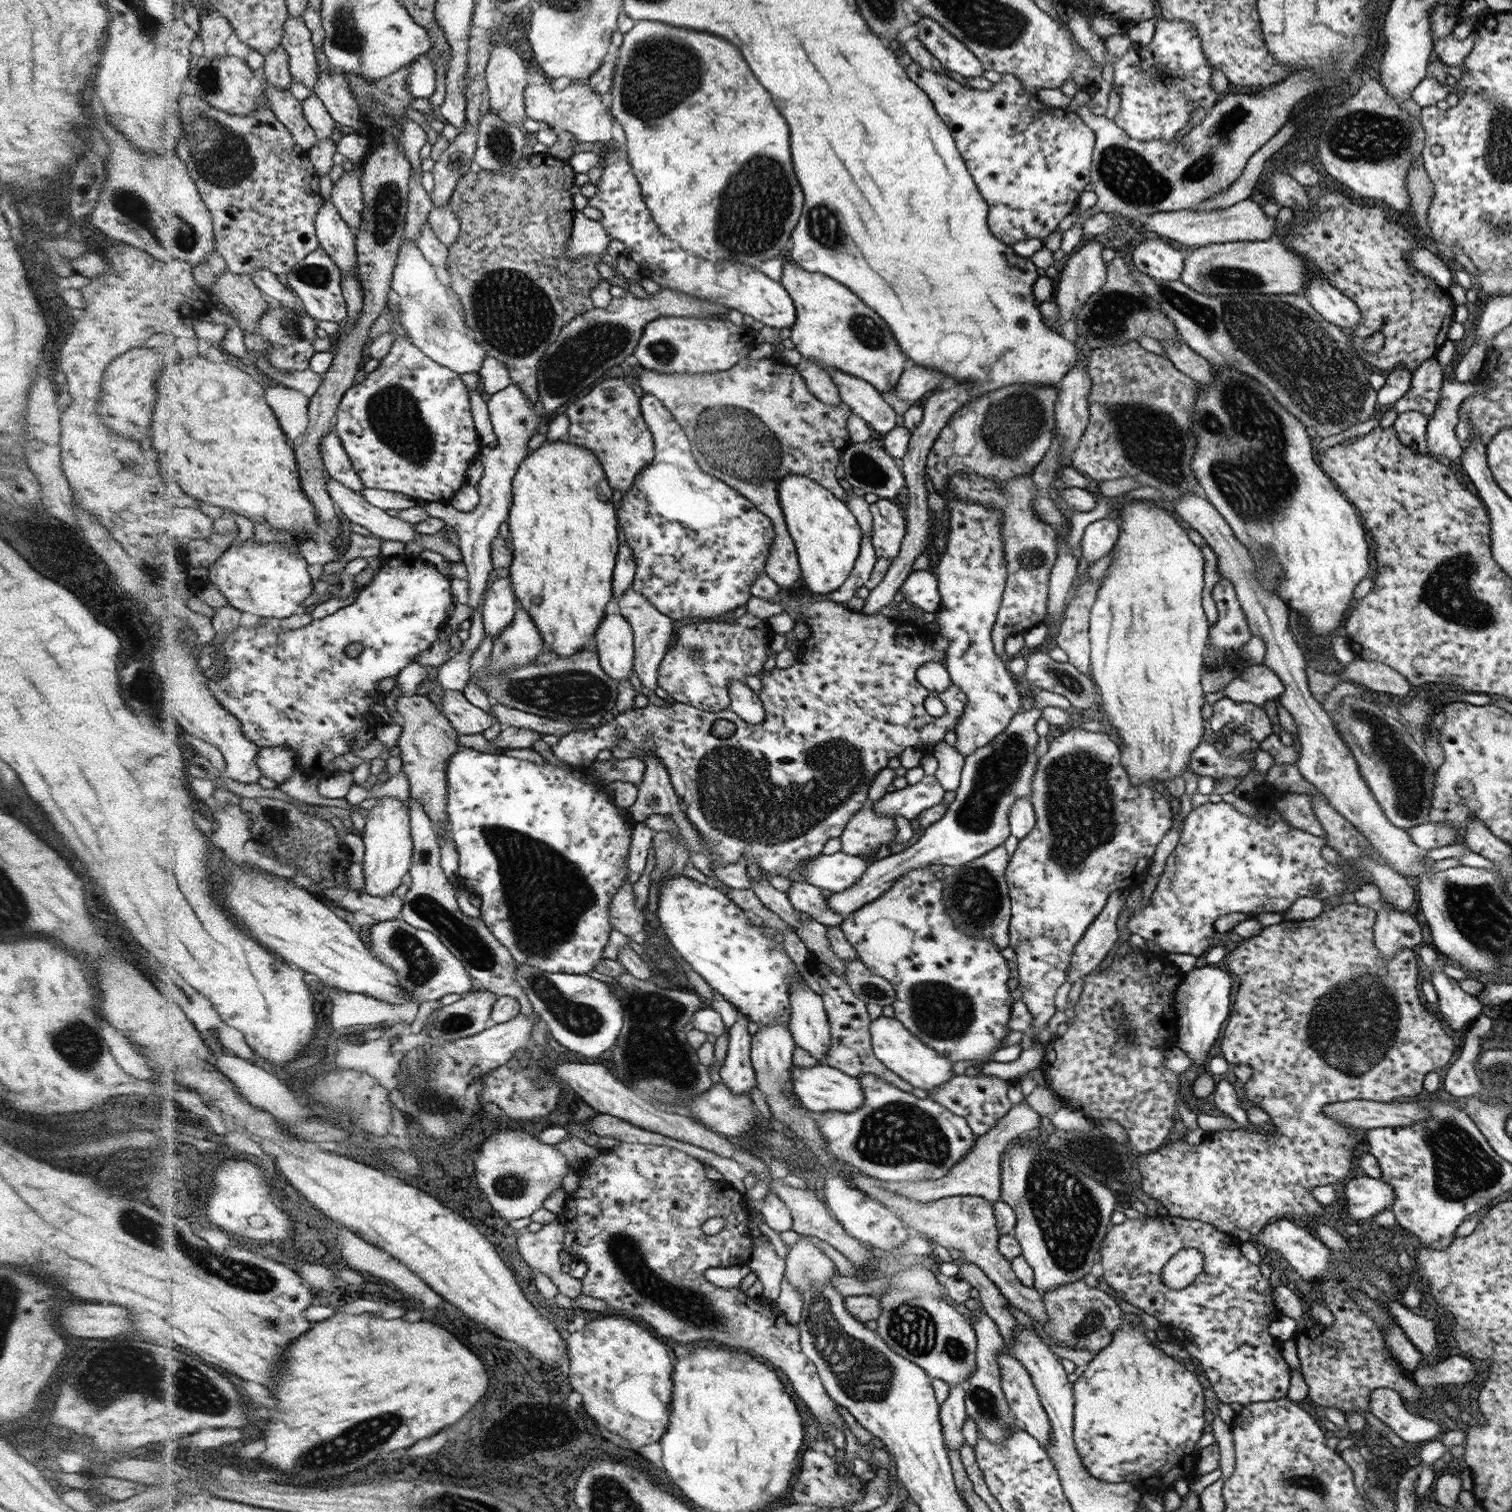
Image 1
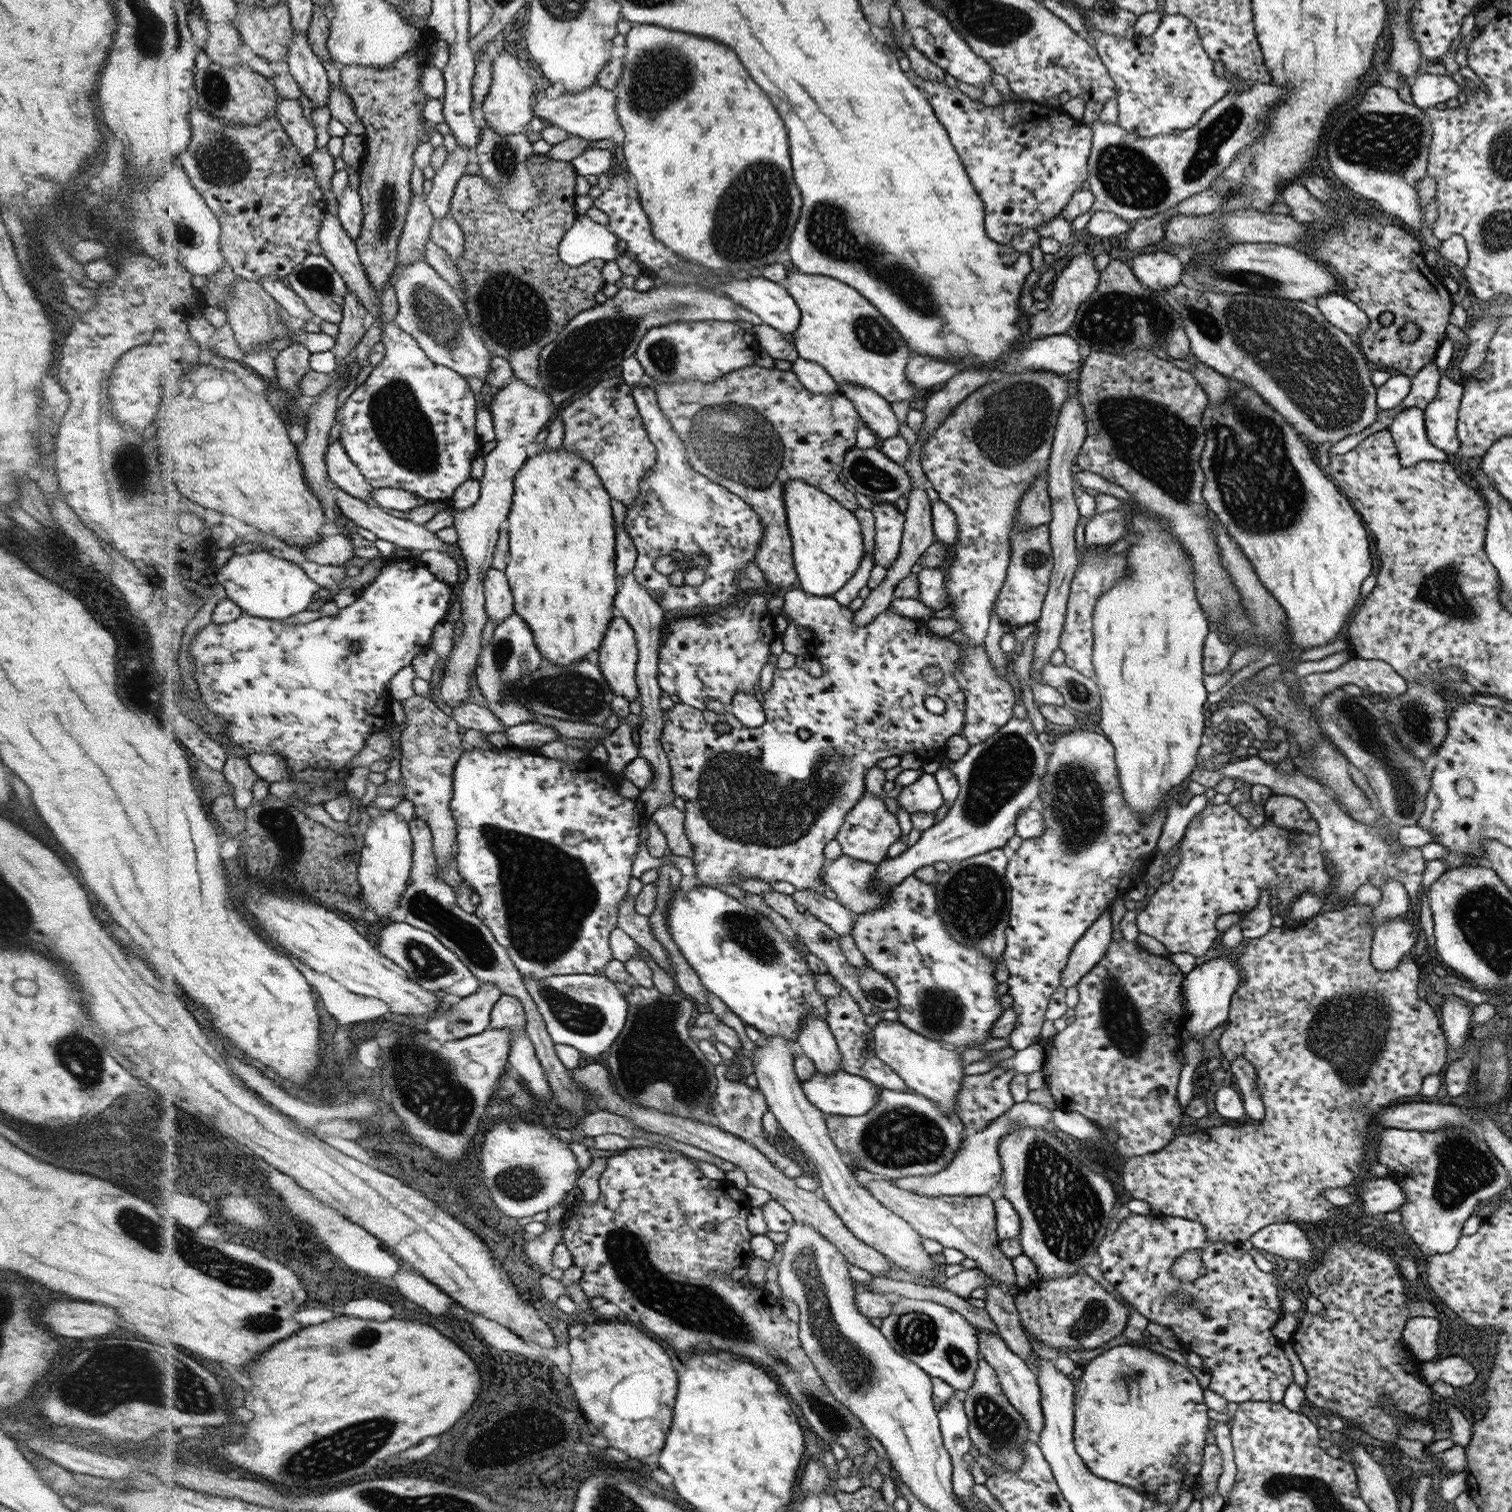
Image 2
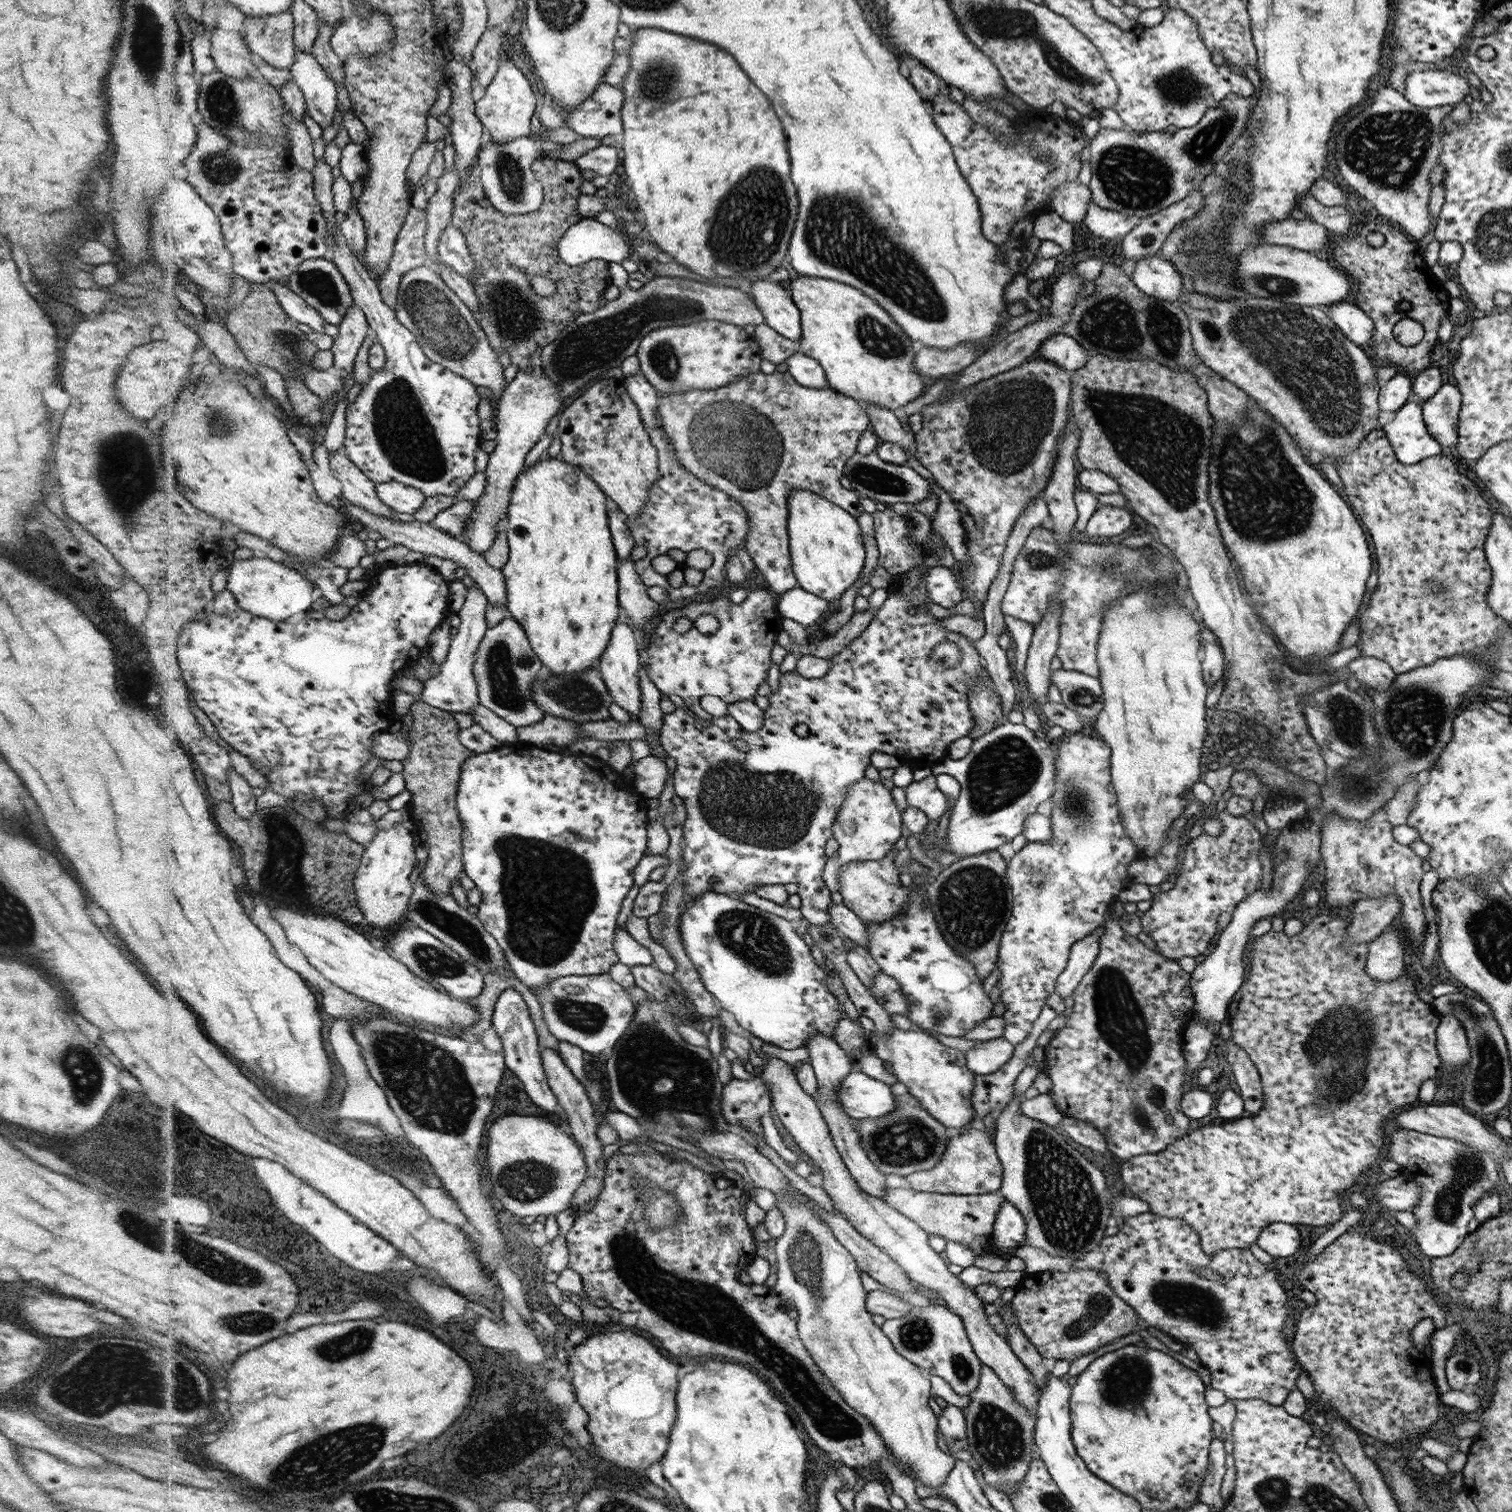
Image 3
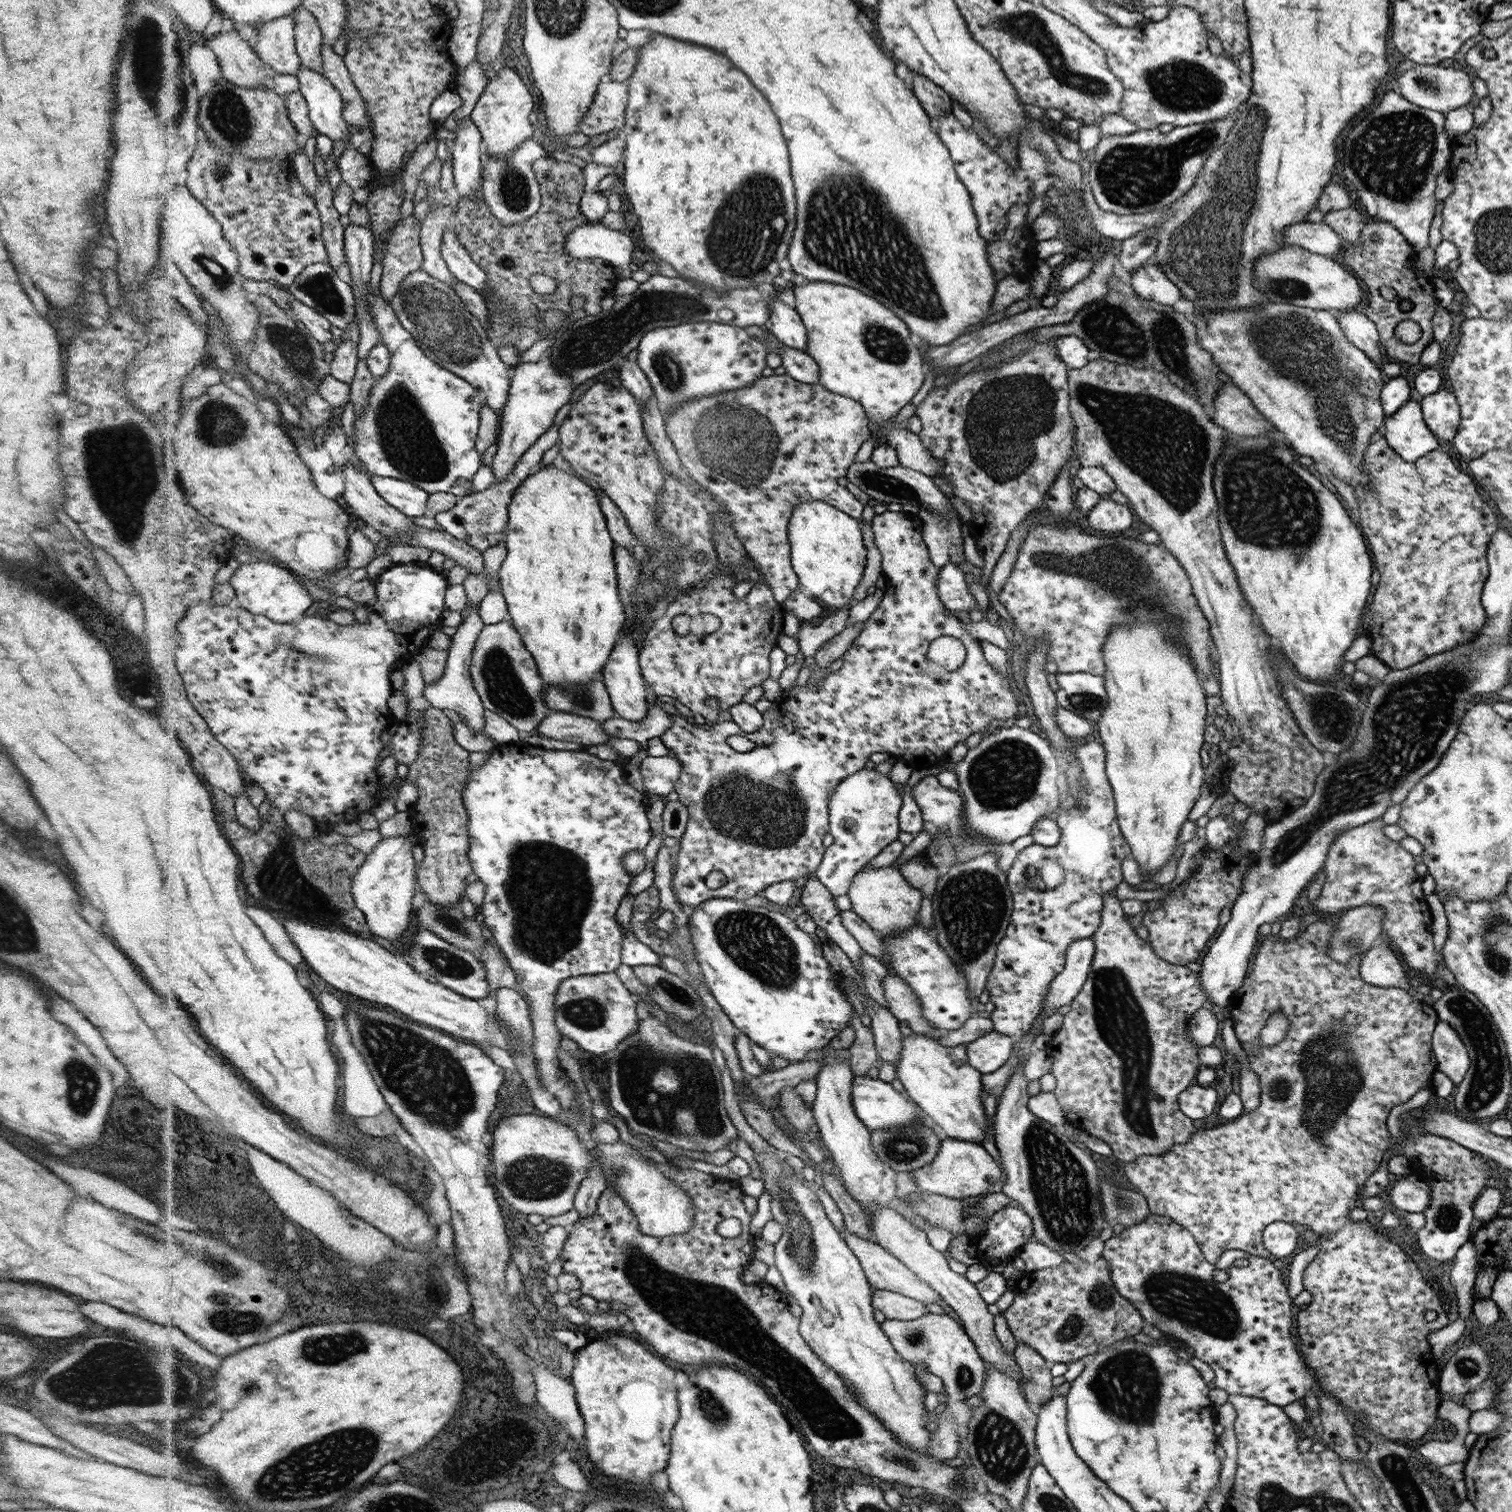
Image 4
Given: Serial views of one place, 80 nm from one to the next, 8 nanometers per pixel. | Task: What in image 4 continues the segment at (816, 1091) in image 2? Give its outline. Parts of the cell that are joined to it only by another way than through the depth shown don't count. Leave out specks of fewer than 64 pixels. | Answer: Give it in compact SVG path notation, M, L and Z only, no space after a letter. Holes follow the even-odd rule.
M868 1075L855 1076L851 1086L851 1097L855 1113L869 1129L895 1129L924 1119L924 1112L916 1110L916 1107L912 1106L912 1102L904 1099L902 1093L896 1091L890 1083L873 1079Z

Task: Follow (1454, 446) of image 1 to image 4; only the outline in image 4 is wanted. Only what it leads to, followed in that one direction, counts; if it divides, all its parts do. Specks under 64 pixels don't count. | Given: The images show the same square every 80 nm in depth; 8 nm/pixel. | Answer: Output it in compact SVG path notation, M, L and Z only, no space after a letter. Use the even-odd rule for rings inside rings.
M1439 390L1425 396L1421 403L1423 419L1430 432L1444 442L1451 441L1457 433L1461 410L1454 391Z

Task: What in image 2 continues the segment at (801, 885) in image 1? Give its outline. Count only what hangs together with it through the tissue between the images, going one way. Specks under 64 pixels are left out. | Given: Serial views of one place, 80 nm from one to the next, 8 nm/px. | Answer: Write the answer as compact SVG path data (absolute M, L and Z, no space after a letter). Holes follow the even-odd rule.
M812 889L795 891L793 899L838 935L852 936L851 930L856 920L856 914L842 905L838 899L828 899Z

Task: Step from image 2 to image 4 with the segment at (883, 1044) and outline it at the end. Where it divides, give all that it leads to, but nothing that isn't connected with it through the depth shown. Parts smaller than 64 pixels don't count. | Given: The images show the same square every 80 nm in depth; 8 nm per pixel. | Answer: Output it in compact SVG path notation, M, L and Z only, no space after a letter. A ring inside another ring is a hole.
M918 1033L903 1036L895 1071L908 1096L948 1137L982 1145L988 1126L983 1107L983 1074L971 1065L966 1045L944 1046L931 1036Z

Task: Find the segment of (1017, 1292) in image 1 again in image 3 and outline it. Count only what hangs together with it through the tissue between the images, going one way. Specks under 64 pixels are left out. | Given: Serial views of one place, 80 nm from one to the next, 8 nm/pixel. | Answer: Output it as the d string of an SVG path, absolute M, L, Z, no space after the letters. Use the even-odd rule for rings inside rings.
M890 1188L890 1194L886 1194L891 1207L896 1208L900 1214L918 1223L928 1234L938 1234L945 1238L947 1242L960 1242L966 1244L976 1254L993 1253L991 1235L993 1234L993 1224L996 1214L1000 1211L1000 1206L1004 1204L1004 1197L988 1194L976 1195L955 1195L938 1194L931 1192L918 1192L914 1189Z

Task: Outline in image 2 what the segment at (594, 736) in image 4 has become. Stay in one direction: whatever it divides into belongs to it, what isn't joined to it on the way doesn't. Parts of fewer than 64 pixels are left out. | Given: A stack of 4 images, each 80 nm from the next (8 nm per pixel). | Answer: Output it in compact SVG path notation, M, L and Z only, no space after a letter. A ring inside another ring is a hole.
M530 722L508 727L505 735L510 747L526 750L536 750L546 743L559 741L560 739L560 733L554 731L552 727Z

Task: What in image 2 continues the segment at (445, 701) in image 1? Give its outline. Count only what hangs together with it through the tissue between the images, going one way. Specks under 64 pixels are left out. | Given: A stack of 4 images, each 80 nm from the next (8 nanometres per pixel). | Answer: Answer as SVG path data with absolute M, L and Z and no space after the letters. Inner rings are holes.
M471 702L454 707L451 716L458 723L458 727L464 727L466 731L474 729L484 734L503 731L506 734L508 730L490 709Z

